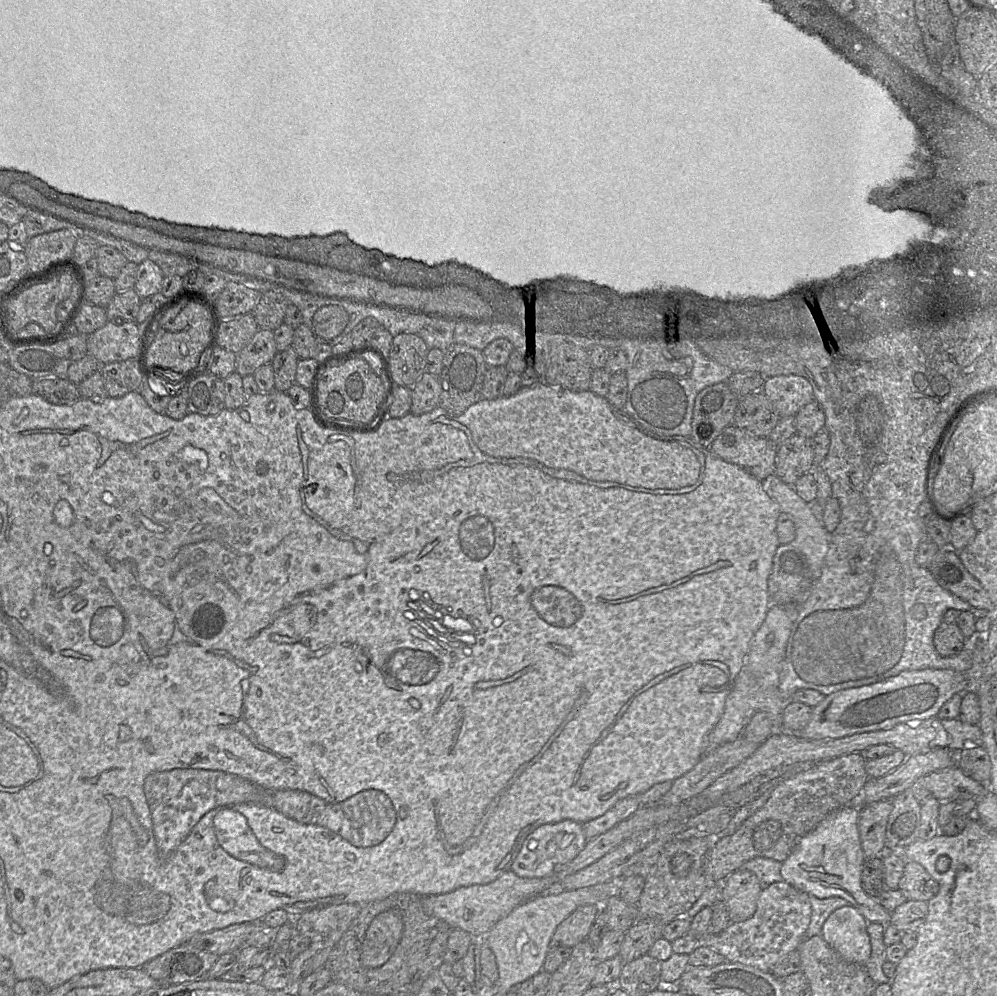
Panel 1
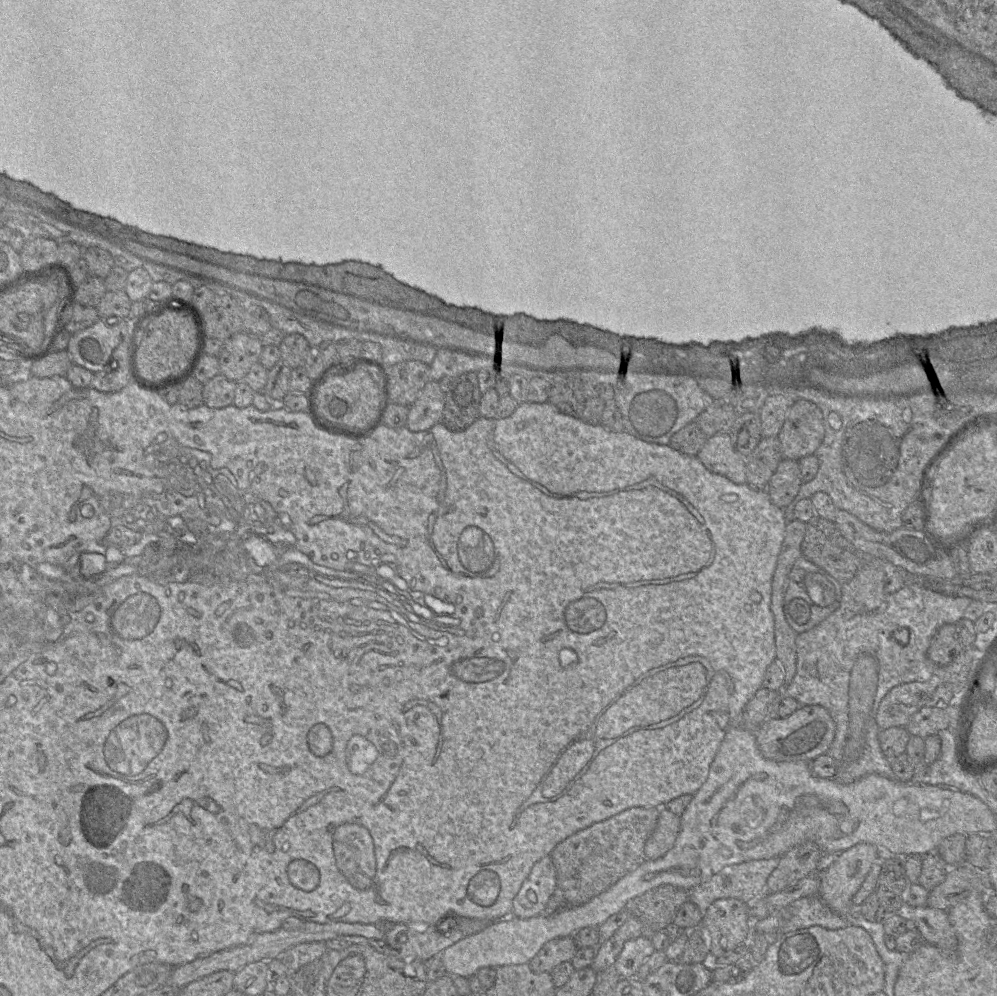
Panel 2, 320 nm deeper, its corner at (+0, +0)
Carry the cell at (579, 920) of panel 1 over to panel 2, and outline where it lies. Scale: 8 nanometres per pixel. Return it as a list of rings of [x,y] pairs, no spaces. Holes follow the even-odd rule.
[[[573,936],[555,938],[542,946],[529,965],[536,973],[550,973],[557,965],[571,962],[577,950]]]

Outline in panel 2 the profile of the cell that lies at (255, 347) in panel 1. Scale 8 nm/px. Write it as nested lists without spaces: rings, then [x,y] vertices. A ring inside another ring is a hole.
[[[239,332],[224,341],[218,355],[219,371],[233,382],[243,381],[251,368],[259,362],[263,345],[260,337]]]

